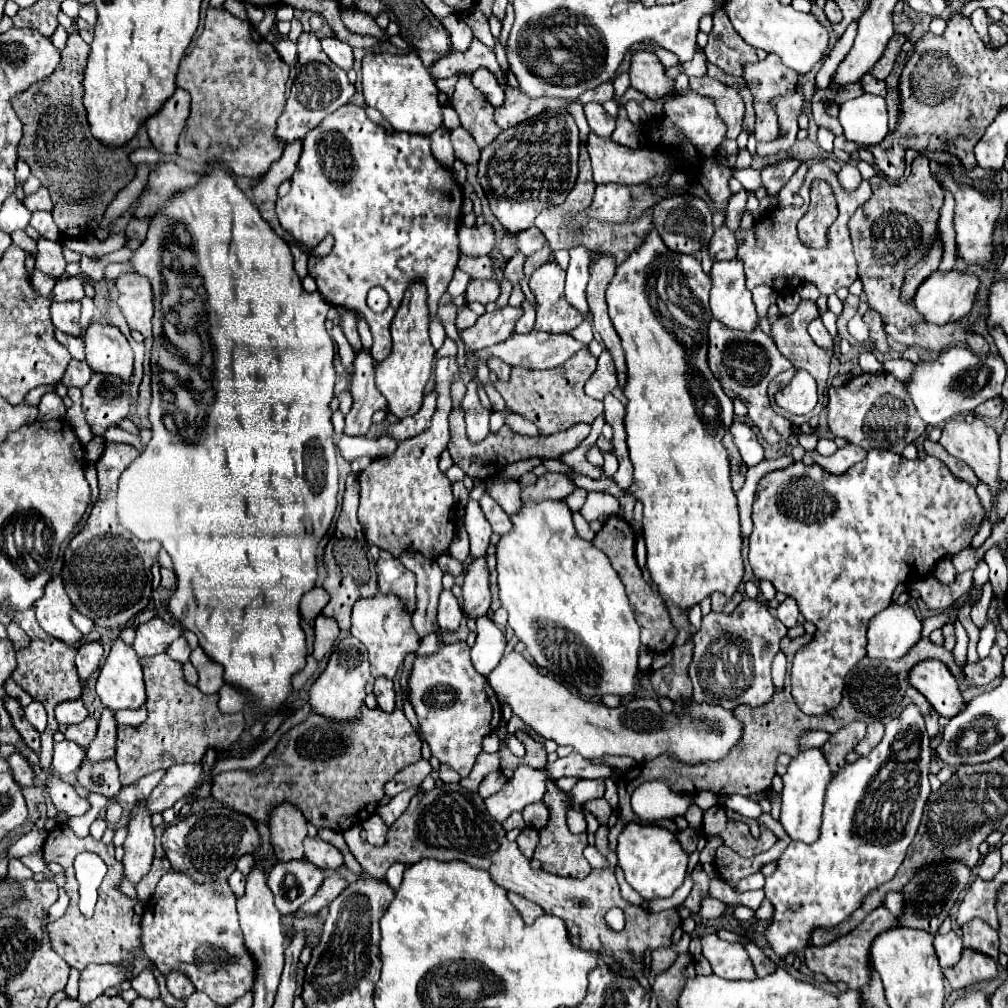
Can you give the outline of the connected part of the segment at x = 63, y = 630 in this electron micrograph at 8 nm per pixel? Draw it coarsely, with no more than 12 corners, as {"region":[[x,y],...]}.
{"region":[[61,576],[35,604],[49,636],[77,646],[83,634],[69,618],[73,604]]}

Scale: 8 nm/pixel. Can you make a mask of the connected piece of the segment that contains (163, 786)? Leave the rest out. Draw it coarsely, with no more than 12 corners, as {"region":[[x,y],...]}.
{"region":[[195,764],[169,768],[145,804],[171,808],[201,780]]}

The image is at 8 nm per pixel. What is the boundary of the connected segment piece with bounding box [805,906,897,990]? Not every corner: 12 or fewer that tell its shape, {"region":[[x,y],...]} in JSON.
{"region":[[881,906],[805,964],[829,982],[861,990],[871,980],[873,938],[897,924]]}

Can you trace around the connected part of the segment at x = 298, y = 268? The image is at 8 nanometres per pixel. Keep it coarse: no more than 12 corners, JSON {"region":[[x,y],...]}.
{"region":[[295,244],[295,272],[303,280],[307,276],[307,254]]}

